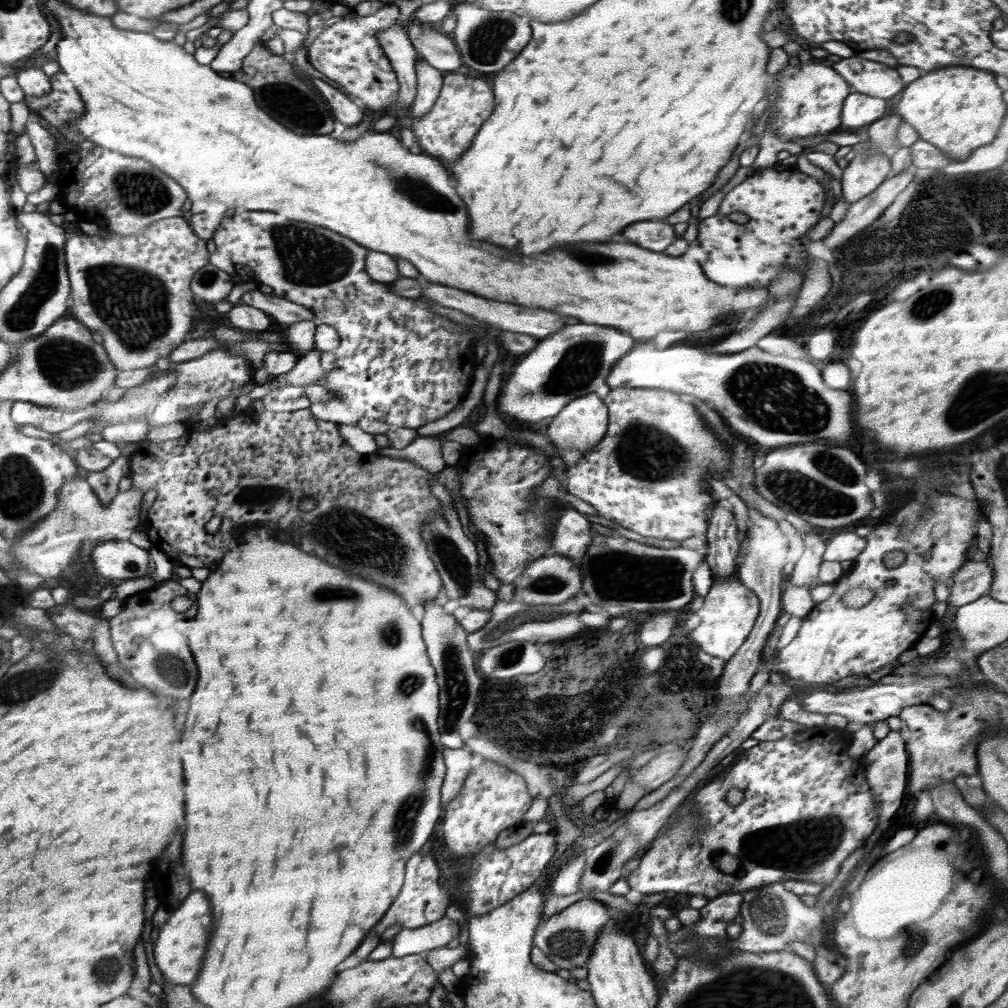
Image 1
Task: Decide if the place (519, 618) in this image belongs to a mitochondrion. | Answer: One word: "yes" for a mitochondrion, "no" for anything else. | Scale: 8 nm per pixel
yes

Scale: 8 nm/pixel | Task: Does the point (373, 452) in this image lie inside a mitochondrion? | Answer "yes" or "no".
no

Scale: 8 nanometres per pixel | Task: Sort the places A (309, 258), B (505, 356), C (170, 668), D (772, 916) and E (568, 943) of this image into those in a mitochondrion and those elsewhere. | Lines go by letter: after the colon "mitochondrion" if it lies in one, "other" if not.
A: mitochondrion
B: other
C: mitochondrion
D: mitochondrion
E: mitochondrion

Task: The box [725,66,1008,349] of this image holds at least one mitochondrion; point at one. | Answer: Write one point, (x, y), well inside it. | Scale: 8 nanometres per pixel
(920, 310)

